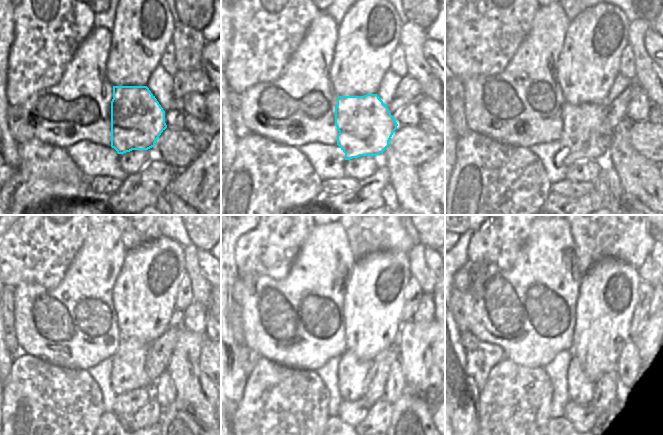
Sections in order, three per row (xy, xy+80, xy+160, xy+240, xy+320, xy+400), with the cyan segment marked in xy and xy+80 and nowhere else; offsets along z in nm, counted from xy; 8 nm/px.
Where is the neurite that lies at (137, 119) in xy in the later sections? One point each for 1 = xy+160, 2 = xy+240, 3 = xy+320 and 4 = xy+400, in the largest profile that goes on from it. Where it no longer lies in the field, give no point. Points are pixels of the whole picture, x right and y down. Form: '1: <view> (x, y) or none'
1: xy+160 (585, 136)
2: xy+240 (128, 373)
3: xy+320 (351, 372)
4: xy+400 (579, 389)

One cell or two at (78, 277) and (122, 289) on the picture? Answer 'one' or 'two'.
two

